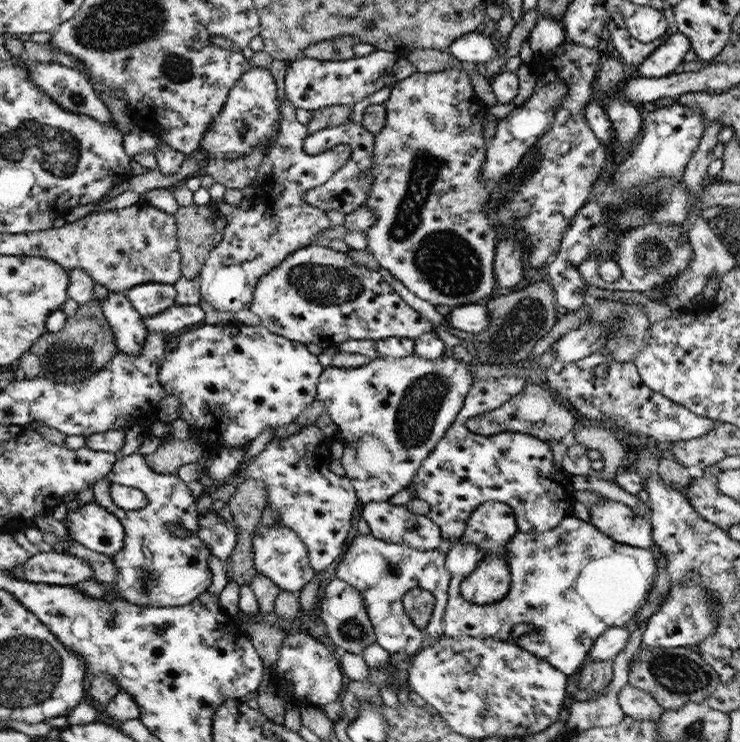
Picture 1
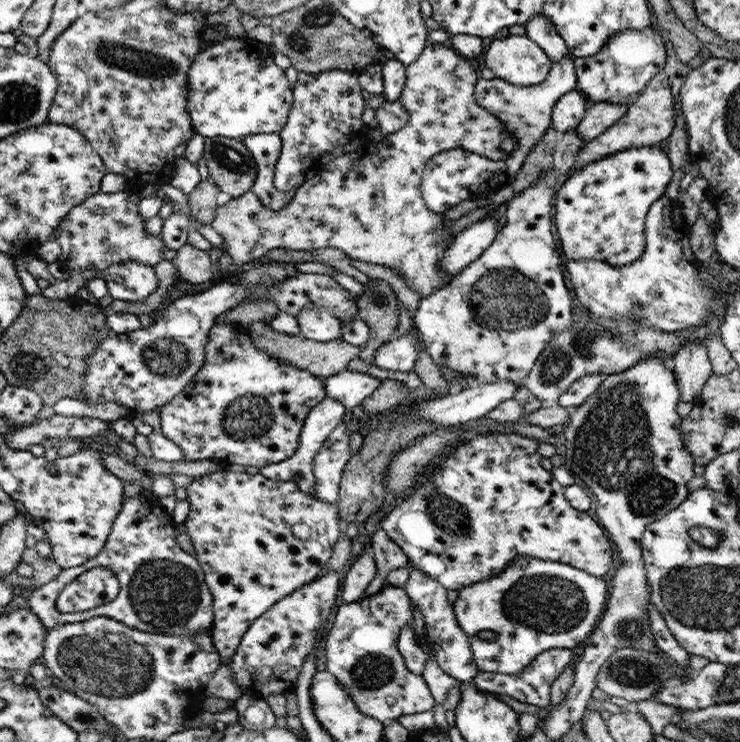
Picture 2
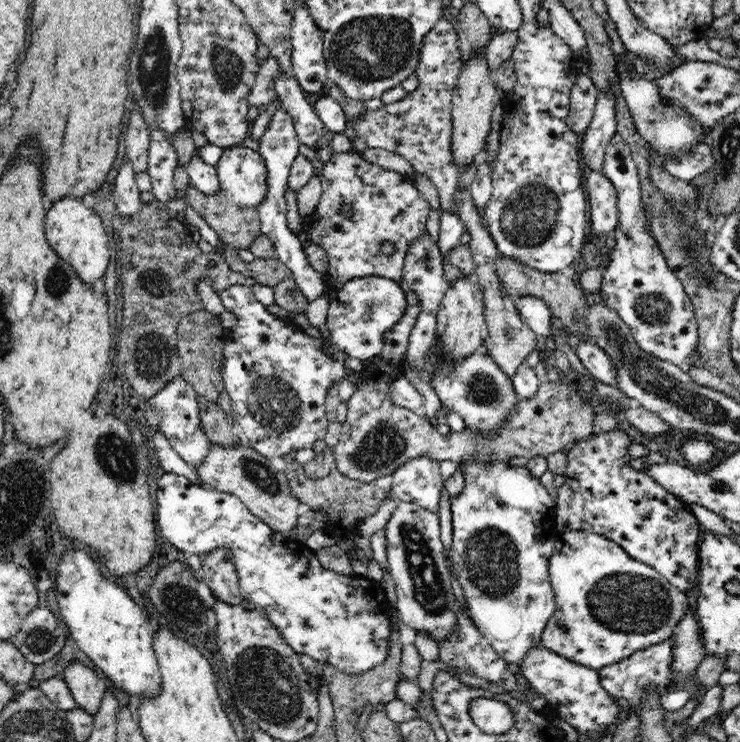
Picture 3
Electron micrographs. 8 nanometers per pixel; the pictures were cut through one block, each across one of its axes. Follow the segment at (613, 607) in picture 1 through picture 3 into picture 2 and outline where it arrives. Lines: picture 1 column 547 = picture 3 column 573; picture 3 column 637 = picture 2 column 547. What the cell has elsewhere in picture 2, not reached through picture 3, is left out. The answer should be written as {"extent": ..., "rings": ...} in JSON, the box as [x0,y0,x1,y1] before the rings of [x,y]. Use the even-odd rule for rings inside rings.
{"extent":[451,555,610,674],"rings":[[[520,555],[512,559],[502,572],[490,578],[480,579],[459,592],[451,606],[458,627],[470,639],[474,663],[480,672],[518,674],[527,668],[541,653],[556,649],[577,650],[596,629],[605,612],[610,586],[605,579],[569,564],[535,559]],[[482,631],[494,633],[493,640],[478,638]]]}

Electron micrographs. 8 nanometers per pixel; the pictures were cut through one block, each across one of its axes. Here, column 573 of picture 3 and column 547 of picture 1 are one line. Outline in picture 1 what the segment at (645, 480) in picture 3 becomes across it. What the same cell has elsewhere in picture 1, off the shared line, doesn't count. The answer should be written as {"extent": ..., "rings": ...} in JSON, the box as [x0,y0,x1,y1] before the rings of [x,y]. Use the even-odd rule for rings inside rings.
{"extent":[409,375,575,544],"rings":[[[504,375],[500,378],[475,381],[470,392],[465,397],[460,412],[447,428],[444,436],[438,441],[437,446],[426,460],[422,461],[414,480],[409,486],[414,489],[416,497],[428,503],[428,513],[434,523],[440,527],[442,540],[451,541],[456,544],[462,537],[462,531],[466,527],[466,521],[470,513],[486,501],[498,501],[506,503],[514,509],[514,517],[518,523],[518,530],[524,533],[538,534],[556,528],[559,522],[566,516],[573,516],[572,500],[575,500],[572,480],[565,472],[556,466],[551,443],[543,442],[537,436],[527,435],[526,432],[498,432],[493,435],[484,436],[474,433],[467,428],[470,417],[494,410],[508,402],[510,398],[519,394],[526,386],[522,377]]]}

